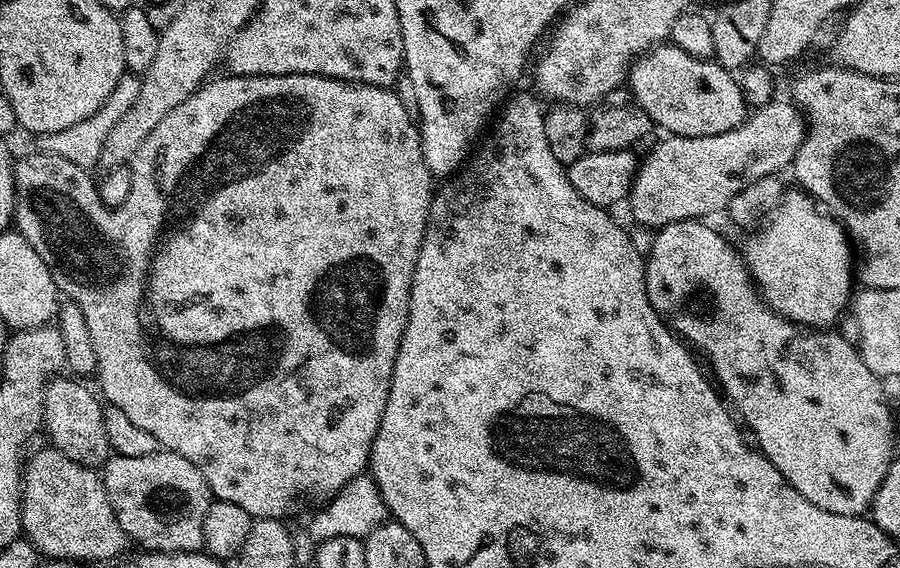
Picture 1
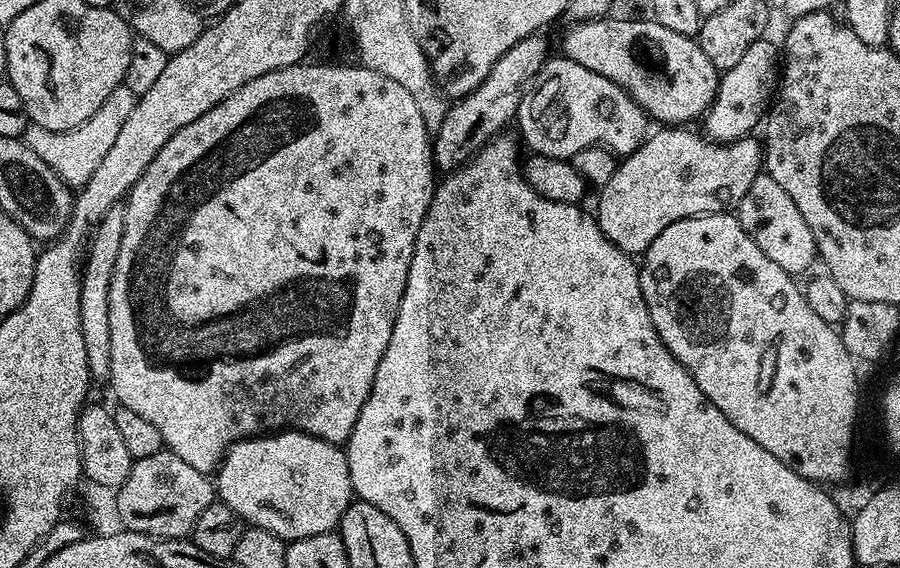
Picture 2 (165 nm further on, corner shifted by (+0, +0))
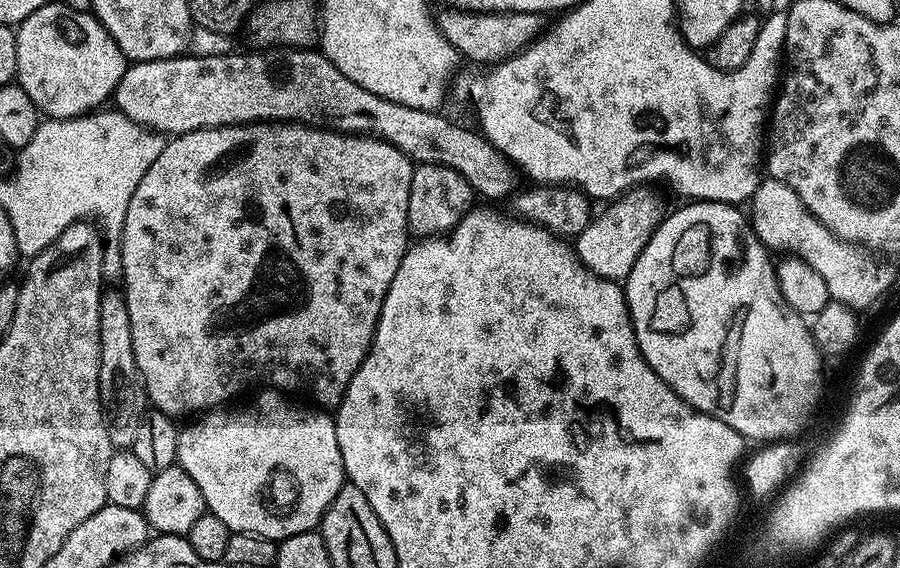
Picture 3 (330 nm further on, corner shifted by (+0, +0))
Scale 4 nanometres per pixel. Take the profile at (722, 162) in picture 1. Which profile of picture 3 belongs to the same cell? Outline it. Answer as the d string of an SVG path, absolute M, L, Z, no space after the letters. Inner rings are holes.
M652 186L629 188L627 192L616 197L607 205L604 213L593 215L592 221L575 237L574 247L580 260L592 272L617 282L627 281L634 262L642 254L646 242L656 233L666 215L664 200Z

